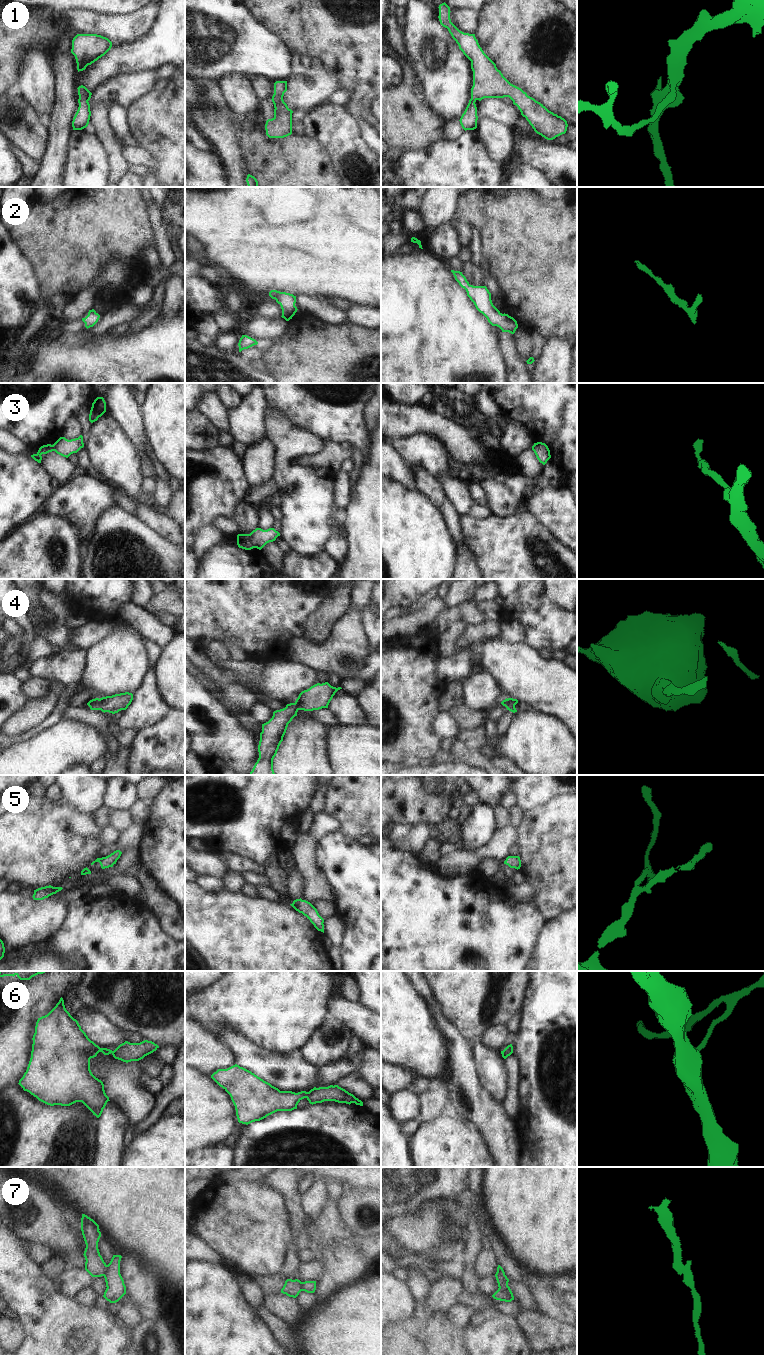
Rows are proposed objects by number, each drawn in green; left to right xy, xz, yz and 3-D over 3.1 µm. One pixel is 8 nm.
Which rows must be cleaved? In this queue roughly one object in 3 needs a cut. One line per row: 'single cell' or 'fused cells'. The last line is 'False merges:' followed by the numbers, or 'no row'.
1: single cell
2: single cell
3: single cell
4: single cell
5: single cell
6: single cell
7: fused cells
False merges: 7

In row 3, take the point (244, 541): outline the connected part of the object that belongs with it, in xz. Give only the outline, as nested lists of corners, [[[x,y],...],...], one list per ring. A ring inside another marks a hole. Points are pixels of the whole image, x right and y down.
[[[256,528],[250,534],[238,534],[237,545],[245,550],[253,548],[261,550],[267,543],[275,541],[278,536],[280,536],[280,533],[274,528],[267,530]]]

